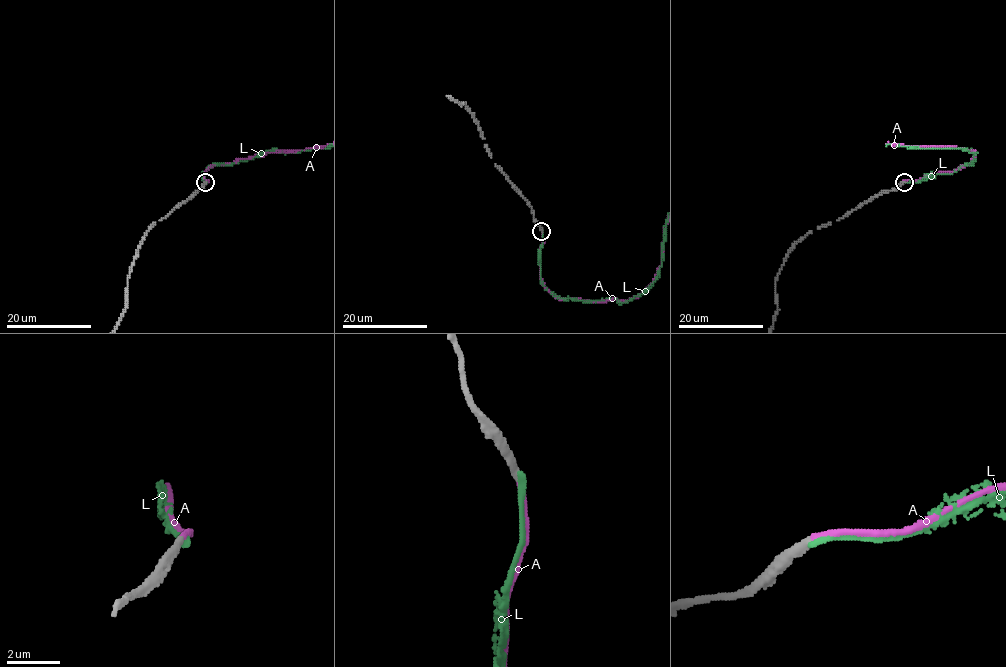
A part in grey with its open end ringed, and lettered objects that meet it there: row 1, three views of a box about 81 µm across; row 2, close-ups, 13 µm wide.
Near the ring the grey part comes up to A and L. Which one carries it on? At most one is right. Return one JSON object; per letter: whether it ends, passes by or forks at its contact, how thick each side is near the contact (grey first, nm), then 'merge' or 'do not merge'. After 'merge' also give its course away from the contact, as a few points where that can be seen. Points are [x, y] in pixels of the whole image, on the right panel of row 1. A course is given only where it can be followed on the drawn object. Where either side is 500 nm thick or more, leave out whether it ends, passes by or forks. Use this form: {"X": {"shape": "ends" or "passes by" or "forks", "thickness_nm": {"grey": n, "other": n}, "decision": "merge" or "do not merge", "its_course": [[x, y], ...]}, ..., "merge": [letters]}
{"A": {"shape": "ends", "thickness_nm": {"grey": 360, "other": 200}, "decision": "merge"}, "L": {"shape": "ends", "thickness_nm": {"grey": 360, "other": 240}, "decision": "do not merge"}, "merge": ["A"]}

